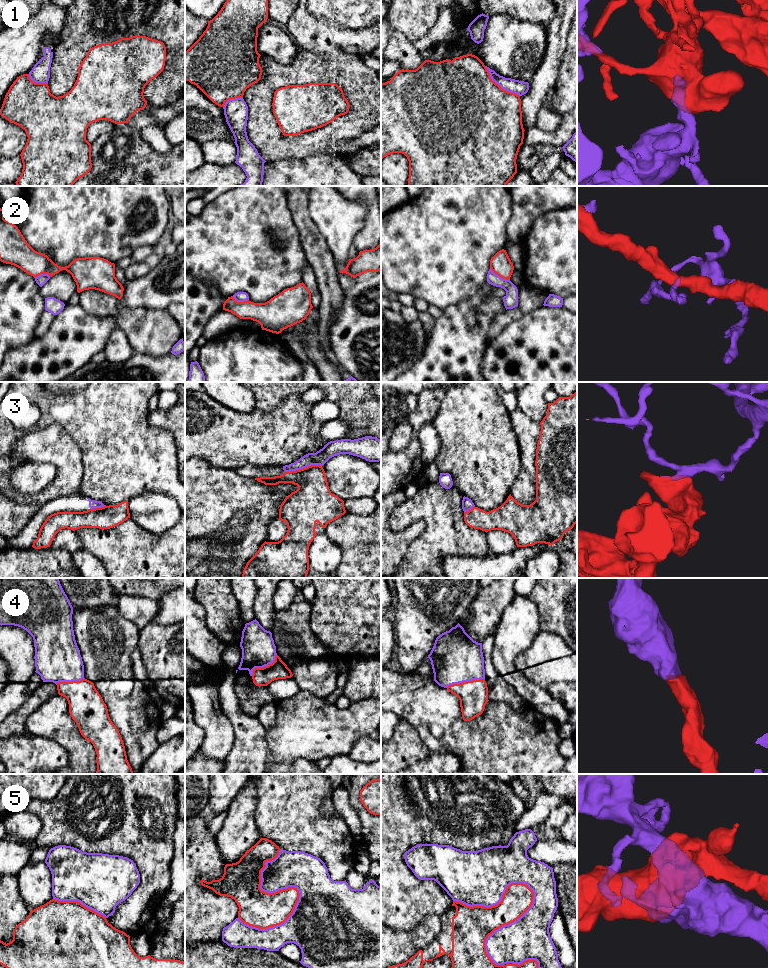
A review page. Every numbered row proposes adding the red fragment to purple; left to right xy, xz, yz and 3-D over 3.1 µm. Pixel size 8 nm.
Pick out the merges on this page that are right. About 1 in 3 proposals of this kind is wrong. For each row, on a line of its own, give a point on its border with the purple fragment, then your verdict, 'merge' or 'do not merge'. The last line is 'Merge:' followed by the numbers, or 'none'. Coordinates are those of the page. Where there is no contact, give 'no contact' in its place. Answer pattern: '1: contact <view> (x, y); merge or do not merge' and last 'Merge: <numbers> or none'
1: contact yz (499, 85); merge
2: contact yz (499, 276); do not merge
3: contact xz (303, 467); do not merge
4: contact yz (465, 681); merge
5: contact yz (508, 924); do not merge
Merge: 1, 4

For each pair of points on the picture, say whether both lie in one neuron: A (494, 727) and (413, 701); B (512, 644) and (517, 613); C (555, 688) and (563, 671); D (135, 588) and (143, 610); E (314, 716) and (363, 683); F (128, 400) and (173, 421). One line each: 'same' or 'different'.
A: same
B: same
C: different
D: different
E: different
F: different

